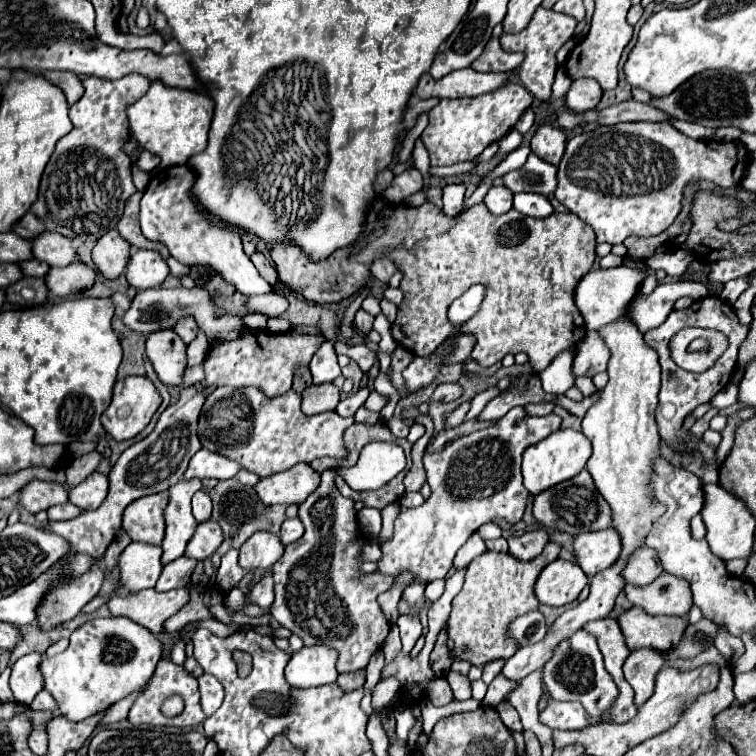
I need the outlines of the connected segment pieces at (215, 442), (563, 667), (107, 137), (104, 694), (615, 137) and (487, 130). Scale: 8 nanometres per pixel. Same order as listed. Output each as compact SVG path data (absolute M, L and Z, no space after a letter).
M219 387L203 403L197 435L205 449L227 455L227 459L239 463L261 479L297 463L311 463L317 457L345 457L343 431L353 425L353 417L345 419L335 411L307 417L299 405L301 395L293 391L267 399L255 387Z
M577 631L571 639L557 645L553 657L543 667L543 683L551 691L553 699L577 699L589 713L589 721L595 725L605 721L611 703L615 703L619 695L615 681L605 671L603 655L597 647L597 641L585 631Z
M139 73L115 81L103 81L99 77L87 77L83 81L85 95L69 107L73 131L57 143L51 163L45 167L37 201L31 205L31 213L43 221L47 231L61 233L69 239L91 235L93 241L115 229L125 201L135 193L131 159L121 151L121 143L129 135L125 107L137 101L149 89L149 83Z
M127 617L93 619L71 633L71 643L63 653L51 659L43 657L39 663L43 689L57 701L61 717L83 721L141 689L153 675L161 651L161 641Z
M617 123L581 133L567 143L559 163L555 197L593 227L597 243L623 243L627 237L663 233L679 215L683 189L693 181L733 187L743 179L749 151L741 141L695 141L671 123Z
M507 83L497 91L471 99L441 99L439 105L429 111L429 125L421 133L421 141L431 157L431 167L475 159L487 145L503 139L531 103L533 95L517 83Z

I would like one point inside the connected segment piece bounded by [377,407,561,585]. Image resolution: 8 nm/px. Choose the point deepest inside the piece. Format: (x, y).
(477, 478)

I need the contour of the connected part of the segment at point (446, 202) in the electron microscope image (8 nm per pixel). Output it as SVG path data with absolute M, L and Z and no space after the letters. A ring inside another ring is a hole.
M453 183L443 187L443 213L445 215L459 215L463 209L463 199L465 199L465 185L463 183Z

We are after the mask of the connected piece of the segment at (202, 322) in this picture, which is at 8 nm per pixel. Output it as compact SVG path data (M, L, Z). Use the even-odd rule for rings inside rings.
M155 287L155 289L137 291L137 295L131 301L131 307L125 311L125 315L121 317L121 321L129 329L133 329L133 331L149 335L149 333L159 331L159 329L171 329L181 315L193 315L195 321L197 321L197 325L205 331L205 335L207 335L209 341L211 339L235 339L235 337L241 335L243 329L247 329L243 325L243 321L241 321L241 315L231 315L231 313L225 313L221 317L215 315L213 313L211 297L201 287L195 287L195 289L185 289L185 287L163 289L163 287Z

